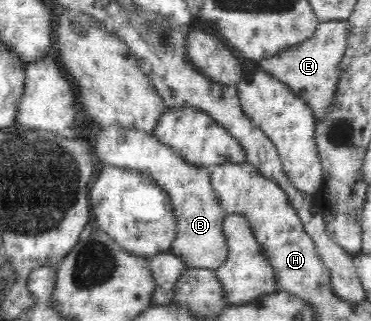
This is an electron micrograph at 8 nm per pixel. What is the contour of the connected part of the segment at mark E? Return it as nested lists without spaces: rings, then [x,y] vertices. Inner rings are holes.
[[[348,20],[320,22],[315,33],[307,41],[279,51],[279,54],[269,59],[259,60],[259,65],[261,70],[281,80],[287,88],[297,94],[297,97],[304,99],[313,110],[316,121],[319,121],[329,113],[329,107],[335,99],[335,91],[341,75],[340,63],[348,47],[348,35]]]

